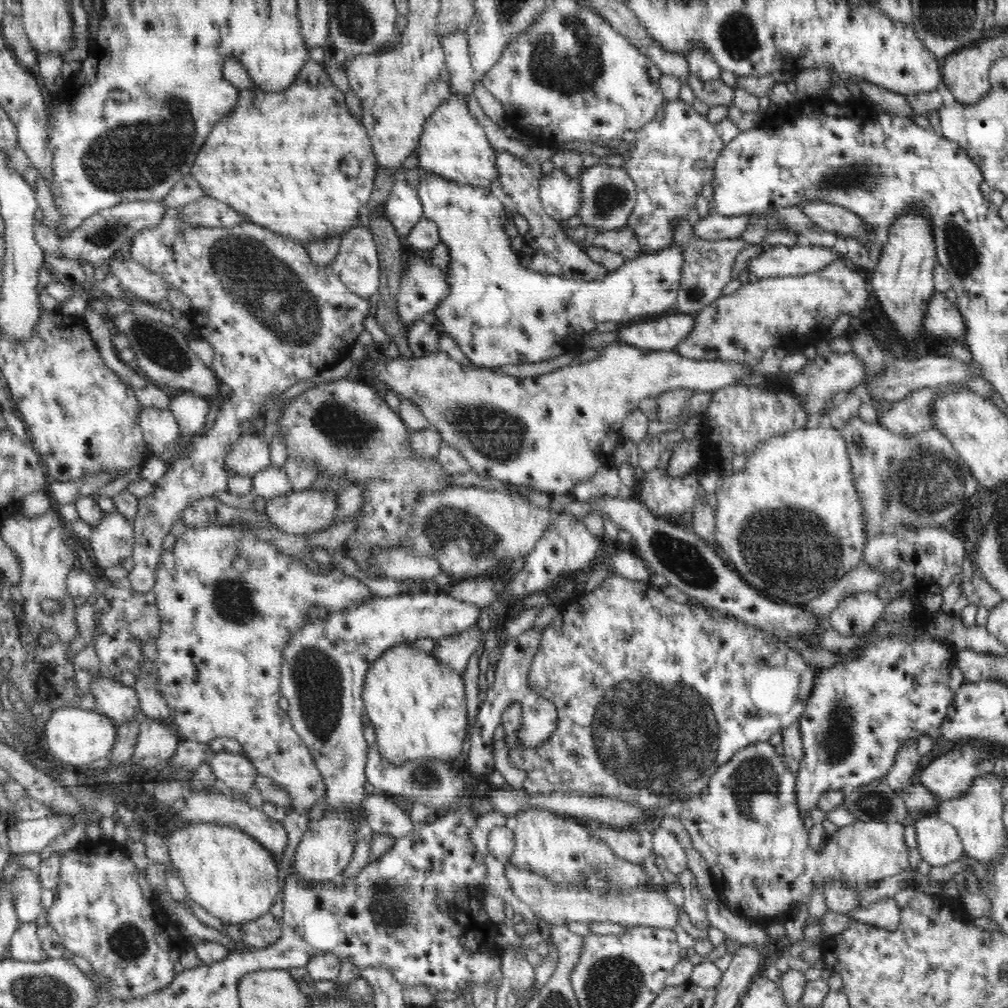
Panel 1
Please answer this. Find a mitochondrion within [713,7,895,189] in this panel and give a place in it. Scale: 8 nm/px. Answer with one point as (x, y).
(739, 39)

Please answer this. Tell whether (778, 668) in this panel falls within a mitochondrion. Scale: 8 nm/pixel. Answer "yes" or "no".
no

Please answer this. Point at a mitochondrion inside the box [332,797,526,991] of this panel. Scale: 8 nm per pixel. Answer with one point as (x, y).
(389, 906)

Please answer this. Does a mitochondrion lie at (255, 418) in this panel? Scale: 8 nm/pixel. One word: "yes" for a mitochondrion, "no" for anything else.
no

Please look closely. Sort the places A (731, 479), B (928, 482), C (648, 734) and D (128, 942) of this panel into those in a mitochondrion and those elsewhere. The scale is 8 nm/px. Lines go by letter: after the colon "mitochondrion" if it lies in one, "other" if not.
A: other
B: mitochondrion
C: mitochondrion
D: mitochondrion

